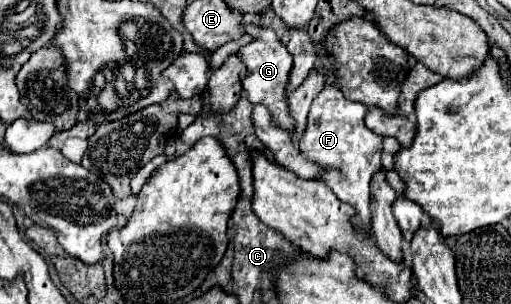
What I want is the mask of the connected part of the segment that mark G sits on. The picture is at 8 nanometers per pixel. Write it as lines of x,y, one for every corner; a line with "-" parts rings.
245,25
245,31
249,35
253,35
255,41
245,45
239,51
239,57
247,65
247,77
243,77
243,91
247,93
247,99
251,103
265,105
271,111
271,115
273,115
273,119
279,127
293,133
295,131
295,119
291,117
291,111
289,111
289,105
287,105
287,83
289,83
289,73
291,73
291,67
293,67
293,57
287,51
285,43
275,35
273,29

